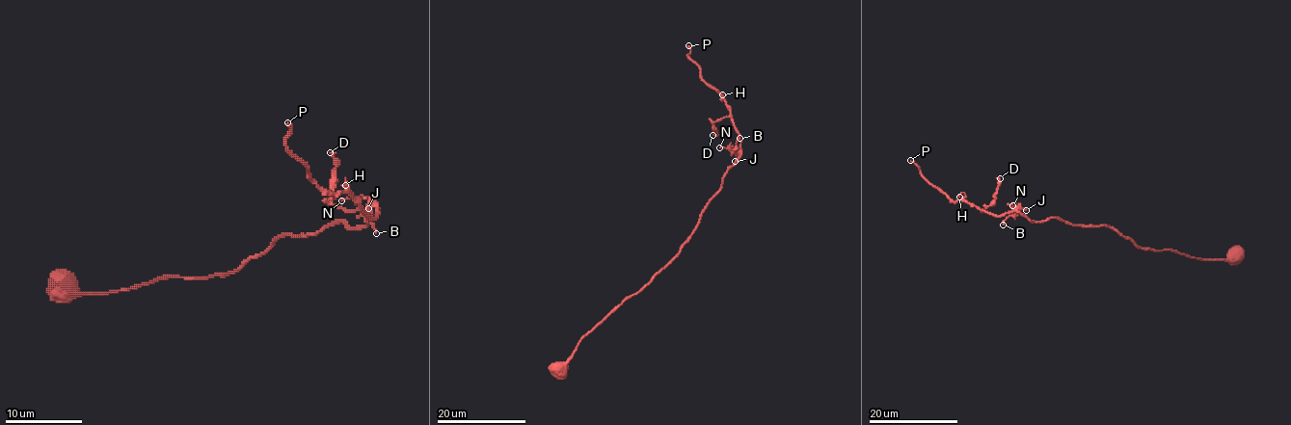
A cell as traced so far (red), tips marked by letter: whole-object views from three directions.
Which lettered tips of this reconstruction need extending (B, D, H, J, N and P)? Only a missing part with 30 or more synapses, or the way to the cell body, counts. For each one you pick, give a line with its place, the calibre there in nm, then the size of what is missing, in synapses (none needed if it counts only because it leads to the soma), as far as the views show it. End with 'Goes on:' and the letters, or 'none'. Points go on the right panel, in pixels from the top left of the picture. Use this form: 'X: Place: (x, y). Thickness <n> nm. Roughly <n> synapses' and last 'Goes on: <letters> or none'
P: Place: (910, 160). Thickness 300 nm. Roughly 300 synapses
Goes on: P

